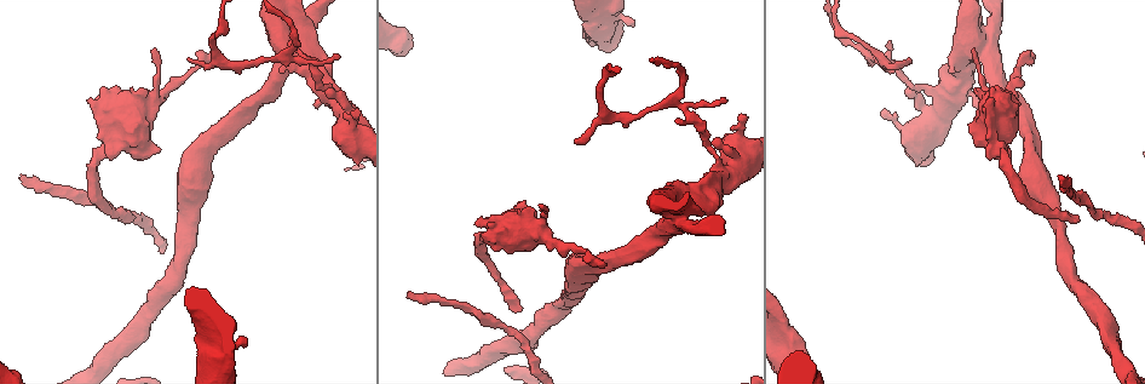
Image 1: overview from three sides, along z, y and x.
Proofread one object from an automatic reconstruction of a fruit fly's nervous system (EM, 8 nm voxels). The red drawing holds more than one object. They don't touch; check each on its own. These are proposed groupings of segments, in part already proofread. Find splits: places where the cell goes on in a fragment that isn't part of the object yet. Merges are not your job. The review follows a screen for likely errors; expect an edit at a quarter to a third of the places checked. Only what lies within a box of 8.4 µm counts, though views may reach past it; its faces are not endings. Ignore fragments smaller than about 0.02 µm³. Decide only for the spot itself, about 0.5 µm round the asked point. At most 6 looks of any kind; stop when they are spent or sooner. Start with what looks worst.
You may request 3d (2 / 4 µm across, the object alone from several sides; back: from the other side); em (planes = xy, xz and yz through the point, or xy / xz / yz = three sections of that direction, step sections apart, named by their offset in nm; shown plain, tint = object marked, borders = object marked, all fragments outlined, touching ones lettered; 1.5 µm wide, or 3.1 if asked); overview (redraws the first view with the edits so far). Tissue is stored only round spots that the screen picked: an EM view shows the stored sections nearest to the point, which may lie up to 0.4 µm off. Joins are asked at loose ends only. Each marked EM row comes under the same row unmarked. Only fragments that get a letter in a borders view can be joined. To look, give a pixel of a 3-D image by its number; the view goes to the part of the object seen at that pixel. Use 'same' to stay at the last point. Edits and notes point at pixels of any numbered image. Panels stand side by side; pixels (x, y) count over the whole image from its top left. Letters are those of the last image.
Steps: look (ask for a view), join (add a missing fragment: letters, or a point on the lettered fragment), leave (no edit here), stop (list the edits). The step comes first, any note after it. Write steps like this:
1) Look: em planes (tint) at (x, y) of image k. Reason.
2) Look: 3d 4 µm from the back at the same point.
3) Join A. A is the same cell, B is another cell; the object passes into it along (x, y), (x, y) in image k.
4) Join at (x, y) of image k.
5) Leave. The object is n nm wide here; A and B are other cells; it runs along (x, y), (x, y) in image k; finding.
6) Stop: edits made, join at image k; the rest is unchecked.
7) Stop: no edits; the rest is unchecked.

Look: em planes (borders) at (1033, 52) of image 1. Branch stops here.

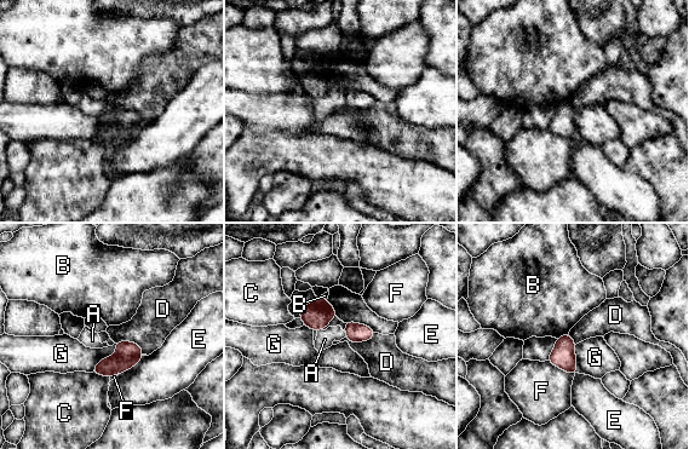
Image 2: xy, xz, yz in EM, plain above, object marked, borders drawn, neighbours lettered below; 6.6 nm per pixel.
Leave. The longest contact is with G, 260 nm; A, B, C, D, E, F and G are other cells; a border runs along (114, 341), (135, 341), (143, 353) in image 2; none of them fits.

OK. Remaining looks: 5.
Look: em planes (borders) at (724, 100) of image 1. Thin end.

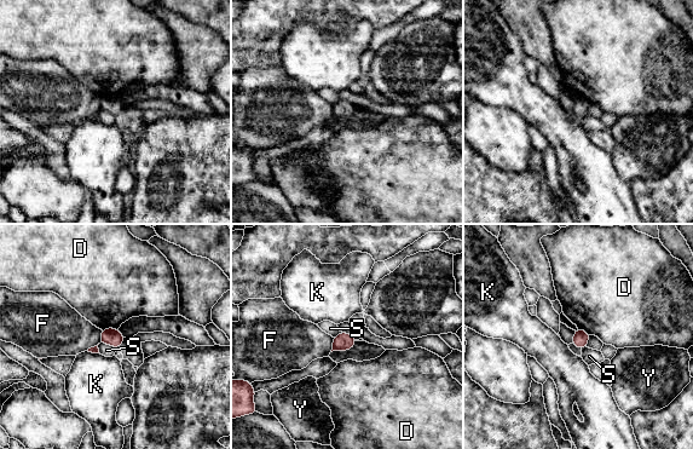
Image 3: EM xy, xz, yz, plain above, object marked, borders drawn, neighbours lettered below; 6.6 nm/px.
Leave. The longest contact is with F, 170 nm; D, F, K, S and Y are other cells; none of them fits.

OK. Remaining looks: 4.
Look: em yz step 4 (borders) at (974, 48) of image 1. Free end.

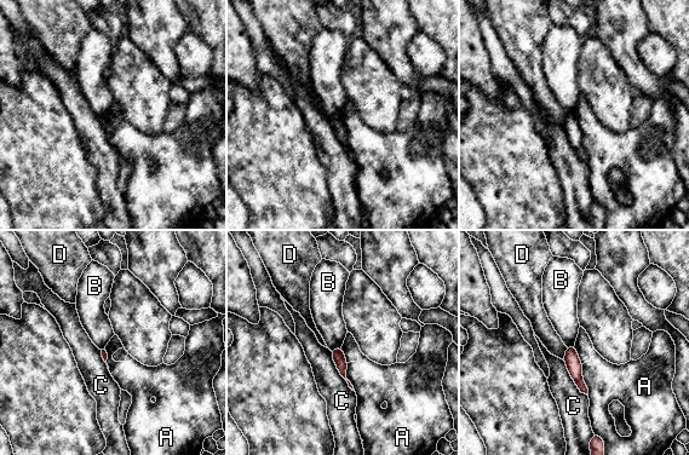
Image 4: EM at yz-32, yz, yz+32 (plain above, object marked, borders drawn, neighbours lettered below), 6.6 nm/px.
Look: em planes (borders) at the same point. Another direction.

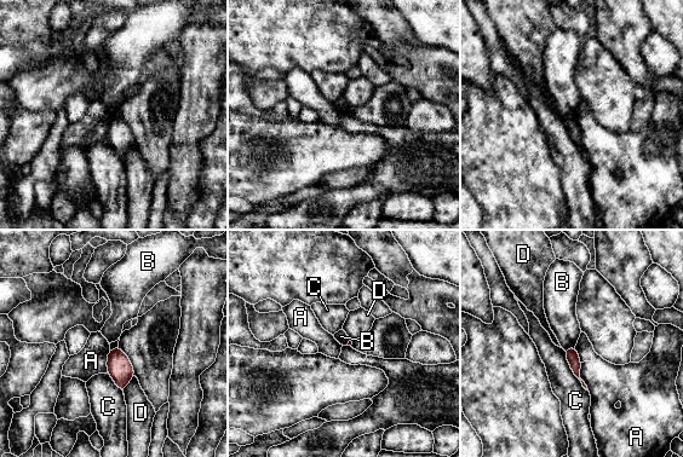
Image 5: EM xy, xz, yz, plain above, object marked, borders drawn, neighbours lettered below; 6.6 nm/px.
Leave. A, B, C and D are other cells; a border runs along (574, 346), (564, 351) in image 5; none of them fits.

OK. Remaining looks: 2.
Stop: no edits; the rest is unchecked.

